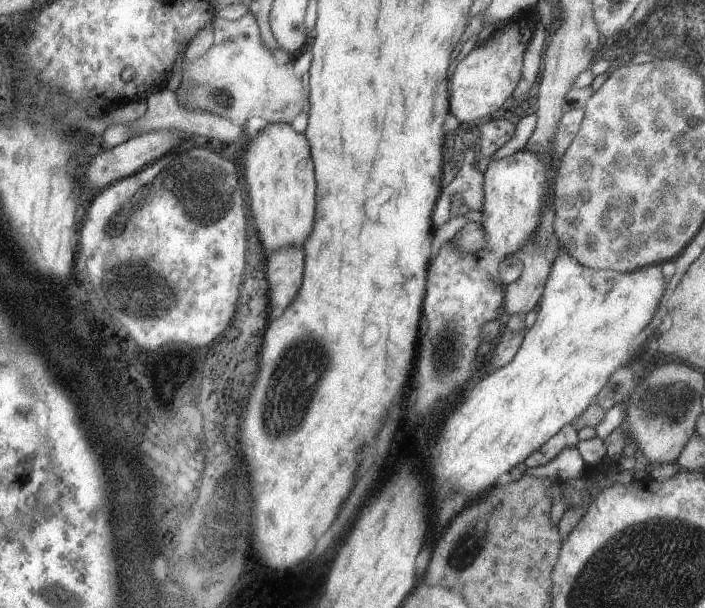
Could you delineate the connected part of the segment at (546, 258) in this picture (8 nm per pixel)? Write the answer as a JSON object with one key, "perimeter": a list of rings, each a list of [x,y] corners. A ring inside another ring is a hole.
{"perimeter":[[[550,196],[548,200],[544,200],[543,216],[540,218],[540,226],[538,226],[534,238],[528,240],[522,250],[518,250],[516,254],[522,261],[522,274],[516,281],[508,284],[506,292],[504,292],[504,308],[511,315],[527,314],[539,304],[542,298],[552,263],[561,251],[561,246],[552,230],[554,217],[553,196]]]}

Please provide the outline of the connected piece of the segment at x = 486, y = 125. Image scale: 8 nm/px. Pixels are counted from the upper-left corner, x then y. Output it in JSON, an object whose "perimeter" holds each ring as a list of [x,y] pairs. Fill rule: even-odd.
{"perimeter":[[[488,119],[478,124],[482,138],[477,139],[478,154],[494,156],[516,132],[516,124],[505,120]]]}

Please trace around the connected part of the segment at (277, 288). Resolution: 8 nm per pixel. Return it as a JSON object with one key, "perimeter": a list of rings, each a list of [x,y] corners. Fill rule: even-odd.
{"perimeter":[[[288,246],[267,254],[268,323],[282,316],[299,294],[306,266],[305,255],[303,246]]]}

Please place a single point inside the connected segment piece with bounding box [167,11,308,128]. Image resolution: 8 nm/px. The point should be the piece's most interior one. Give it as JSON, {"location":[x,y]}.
{"location":[238,78]}

